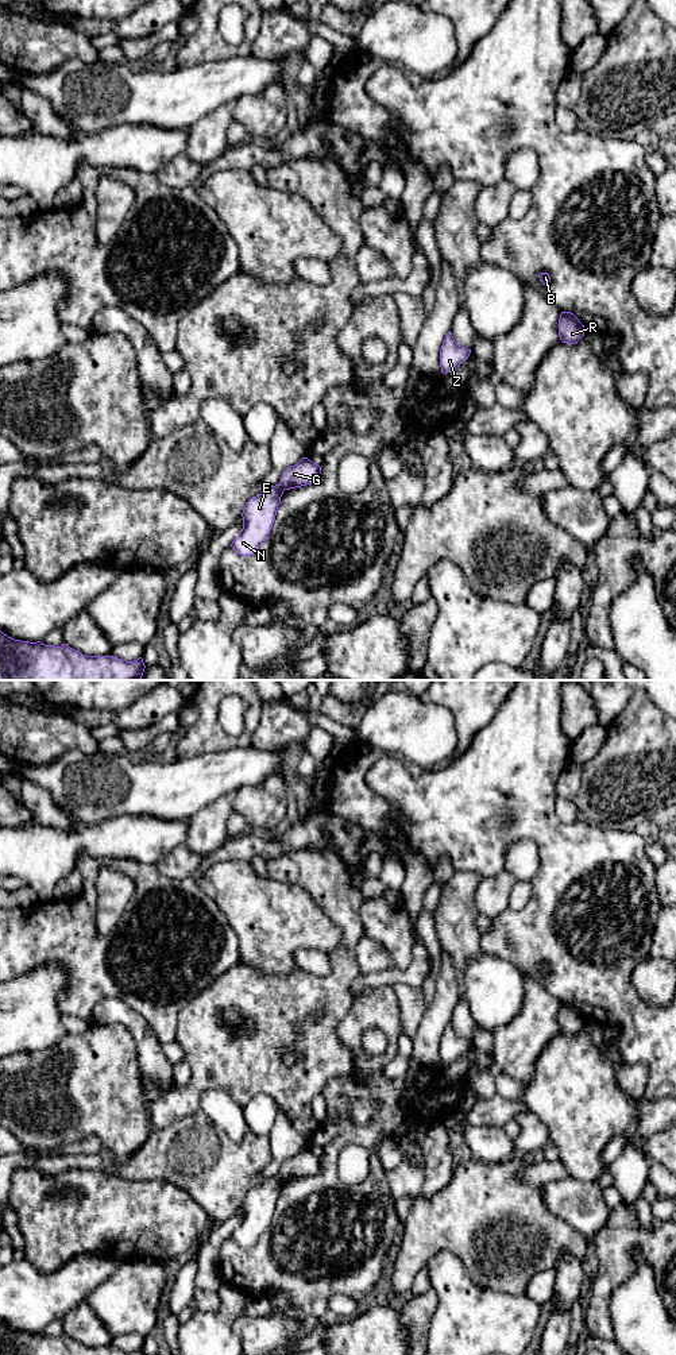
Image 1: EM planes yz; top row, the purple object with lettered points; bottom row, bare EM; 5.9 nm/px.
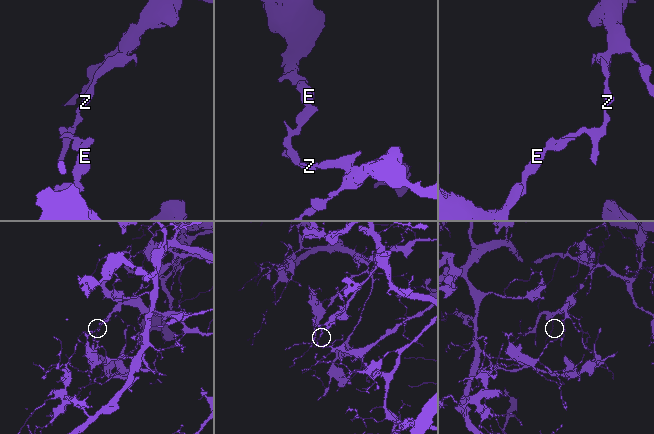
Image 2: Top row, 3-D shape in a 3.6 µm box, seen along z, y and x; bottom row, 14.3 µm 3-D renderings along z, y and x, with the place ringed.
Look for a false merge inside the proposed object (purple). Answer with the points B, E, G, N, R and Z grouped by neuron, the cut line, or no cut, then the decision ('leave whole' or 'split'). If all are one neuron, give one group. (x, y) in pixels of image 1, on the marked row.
groups B G R Z / E N; cut yz (279, 483), (284, 490); split

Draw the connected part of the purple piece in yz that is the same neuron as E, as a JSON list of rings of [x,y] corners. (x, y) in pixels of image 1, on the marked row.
[[[275,485],[248,499],[242,513],[243,529],[231,544],[239,555],[254,555],[267,538],[283,491],[281,485]]]

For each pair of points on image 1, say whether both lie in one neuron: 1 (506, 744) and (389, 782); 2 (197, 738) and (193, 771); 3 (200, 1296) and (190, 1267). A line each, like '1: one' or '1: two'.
1: one
2: two
3: two

